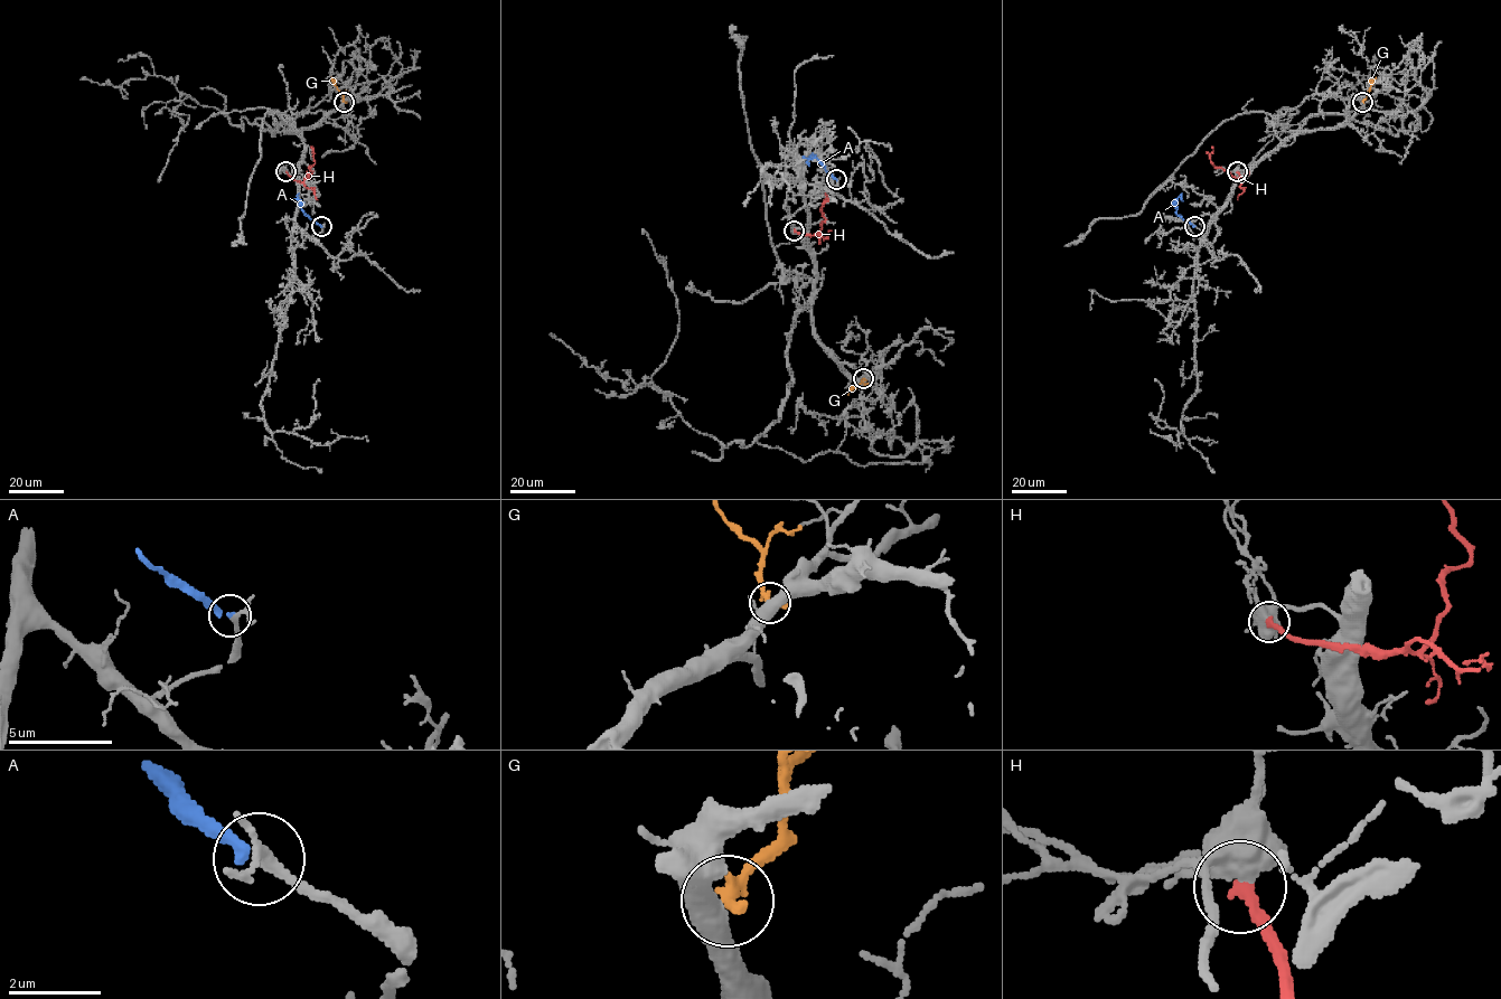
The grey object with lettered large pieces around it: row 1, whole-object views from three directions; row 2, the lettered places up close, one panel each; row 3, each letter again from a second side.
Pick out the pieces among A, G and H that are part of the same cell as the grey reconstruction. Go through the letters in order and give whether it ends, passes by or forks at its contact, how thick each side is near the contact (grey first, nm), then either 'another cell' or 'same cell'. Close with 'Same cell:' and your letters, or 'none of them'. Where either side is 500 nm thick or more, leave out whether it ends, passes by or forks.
A: it ends | 170/220 nm | same cell
G: 500/320 nm | another cell
H: it ends | 440/240 nm | another cell
Same cell: A

